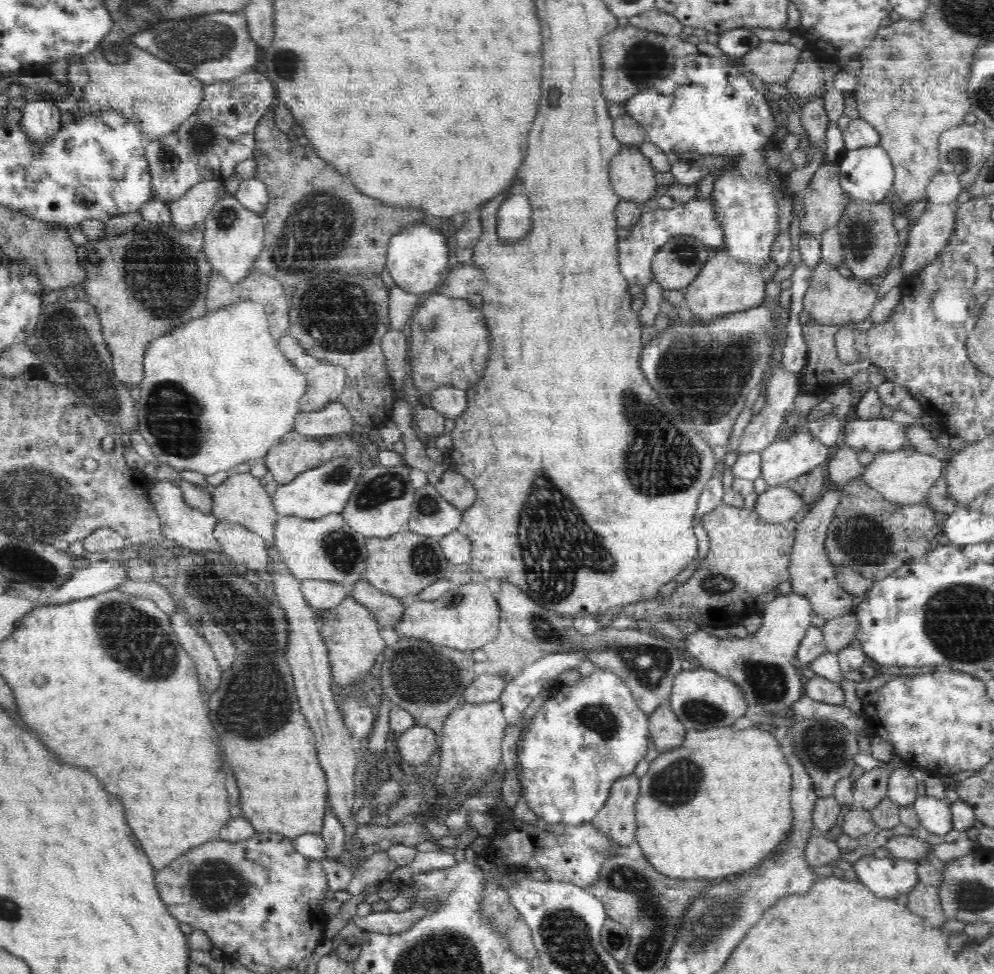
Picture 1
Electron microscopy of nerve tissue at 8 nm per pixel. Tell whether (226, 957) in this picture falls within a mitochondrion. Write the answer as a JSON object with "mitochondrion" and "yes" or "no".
{"mitochondrion":"no"}

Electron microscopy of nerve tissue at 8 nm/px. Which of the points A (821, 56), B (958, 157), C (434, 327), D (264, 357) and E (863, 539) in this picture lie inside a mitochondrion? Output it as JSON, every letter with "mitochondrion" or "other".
{"A":"other","B":"mitochondrion","C":"mitochondrion","D":"other","E":"mitochondrion"}

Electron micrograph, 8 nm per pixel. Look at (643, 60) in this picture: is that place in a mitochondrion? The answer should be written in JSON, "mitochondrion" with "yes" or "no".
{"mitochondrion":"yes"}

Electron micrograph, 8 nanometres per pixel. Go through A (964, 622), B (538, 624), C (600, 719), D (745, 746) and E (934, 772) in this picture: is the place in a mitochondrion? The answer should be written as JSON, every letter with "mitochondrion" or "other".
{"A":"mitochondrion","B":"mitochondrion","C":"mitochondrion","D":"other","E":"other"}

